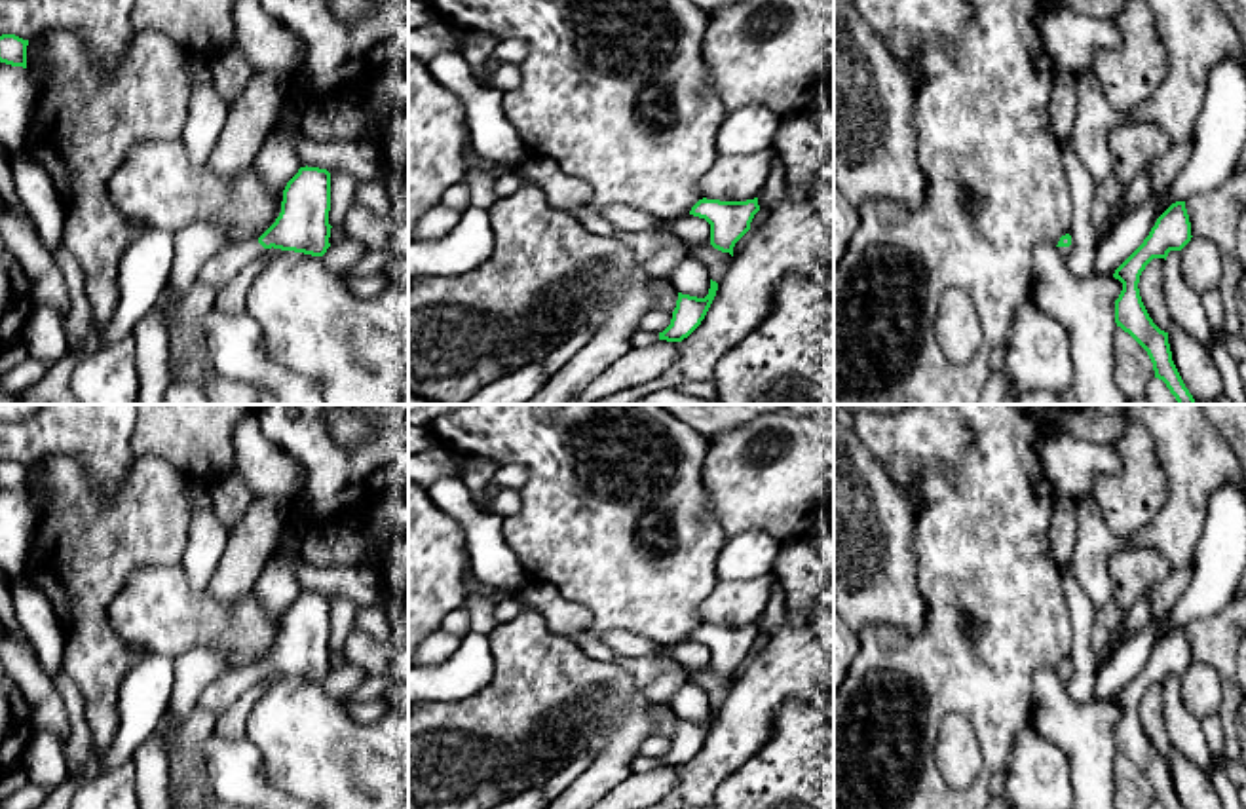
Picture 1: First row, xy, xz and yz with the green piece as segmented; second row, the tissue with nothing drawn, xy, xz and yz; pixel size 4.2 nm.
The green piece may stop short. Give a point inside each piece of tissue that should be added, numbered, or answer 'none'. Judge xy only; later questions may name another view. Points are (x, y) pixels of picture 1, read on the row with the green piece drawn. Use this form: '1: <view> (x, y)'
1: xy (230, 259)

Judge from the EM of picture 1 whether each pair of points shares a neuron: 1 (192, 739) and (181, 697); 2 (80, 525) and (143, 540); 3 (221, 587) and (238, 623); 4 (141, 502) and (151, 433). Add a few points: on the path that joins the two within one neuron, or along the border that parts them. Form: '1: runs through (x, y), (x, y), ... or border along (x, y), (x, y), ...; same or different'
1: border along (198, 705), (183, 722); different
2: runs through (95, 536), (128, 536); same
3: border along (206, 587), (219, 601), (236, 601), (251, 587); different
4: border along (135, 456), (162, 456), (187, 475); different

